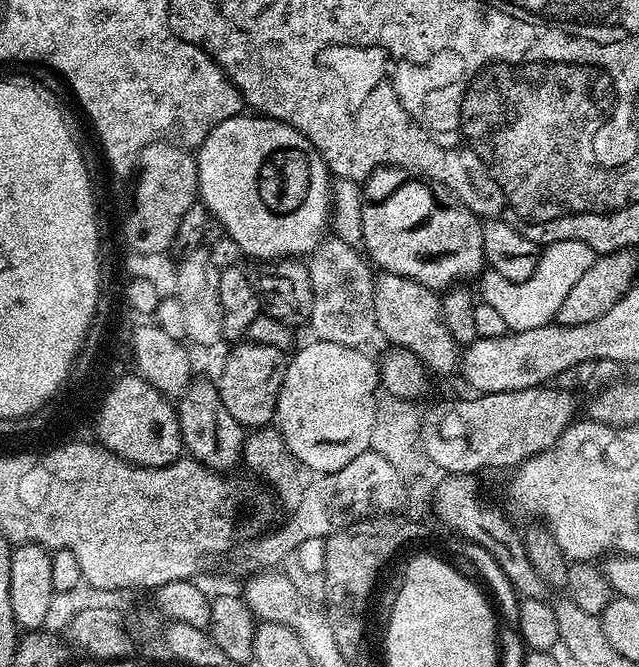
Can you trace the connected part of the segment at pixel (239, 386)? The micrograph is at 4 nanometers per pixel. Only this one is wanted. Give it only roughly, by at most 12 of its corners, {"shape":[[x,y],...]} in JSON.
{"shape":[[236,342],[218,387],[245,430],[273,423],[286,352]]}

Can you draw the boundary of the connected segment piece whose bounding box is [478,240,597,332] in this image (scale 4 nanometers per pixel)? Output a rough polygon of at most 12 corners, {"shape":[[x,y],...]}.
{"shape":[[563,240],[539,253],[528,281],[491,270],[479,299],[514,332],[553,323],[597,253]]}

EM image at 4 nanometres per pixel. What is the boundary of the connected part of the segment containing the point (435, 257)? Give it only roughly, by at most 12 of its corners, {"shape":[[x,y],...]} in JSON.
{"shape":[[377,168],[362,248],[440,294],[485,271],[481,217],[437,180]]}

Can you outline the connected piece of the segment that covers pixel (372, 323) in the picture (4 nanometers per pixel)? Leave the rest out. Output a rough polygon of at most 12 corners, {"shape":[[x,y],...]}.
{"shape":[[328,239],[308,264],[321,343],[377,335],[374,272]]}

